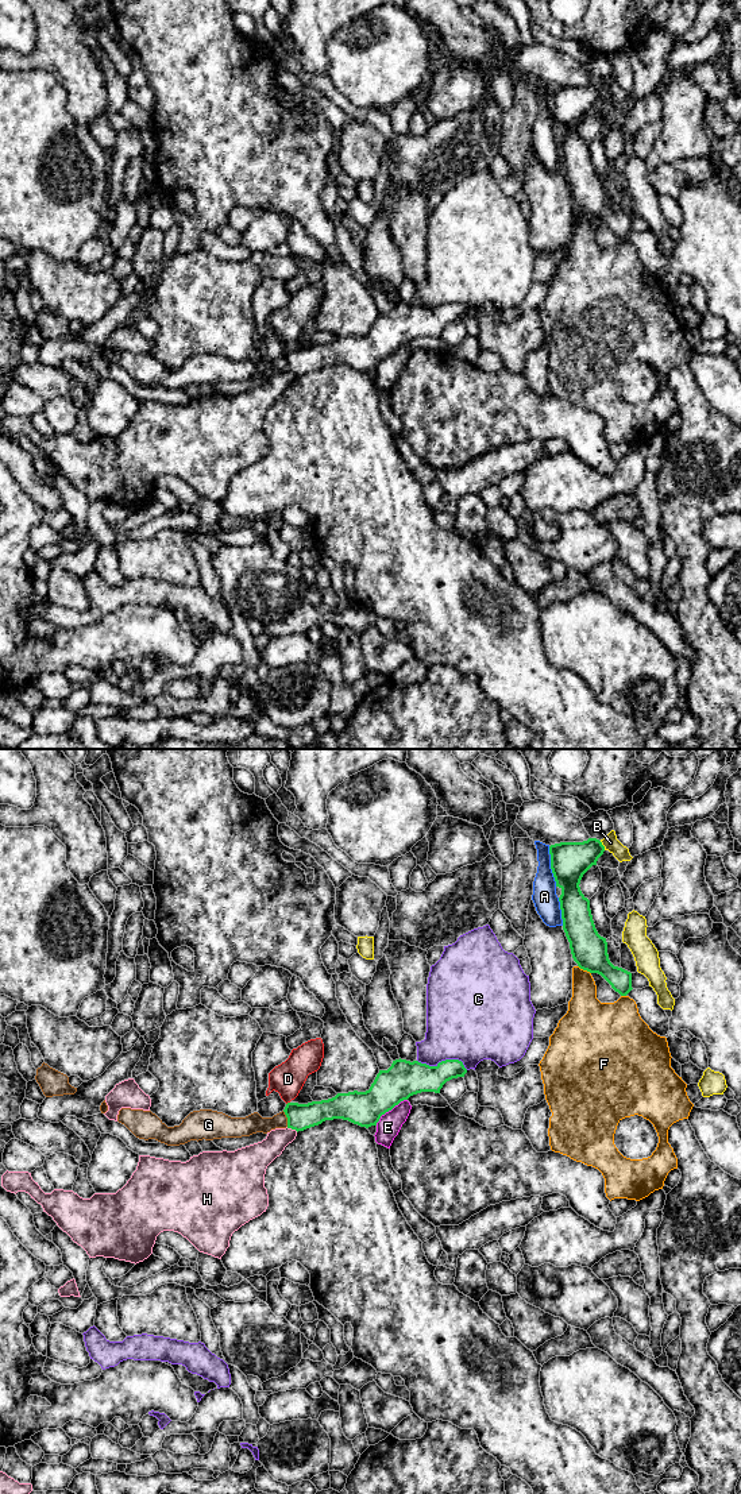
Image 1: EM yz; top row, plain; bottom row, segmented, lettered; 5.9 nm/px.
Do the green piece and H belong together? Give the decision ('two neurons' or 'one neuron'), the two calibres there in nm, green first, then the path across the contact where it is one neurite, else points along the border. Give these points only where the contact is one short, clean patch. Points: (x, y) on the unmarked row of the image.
two neurons; calibres 160 and 160 nm; border yz (286, 371), (297, 375)

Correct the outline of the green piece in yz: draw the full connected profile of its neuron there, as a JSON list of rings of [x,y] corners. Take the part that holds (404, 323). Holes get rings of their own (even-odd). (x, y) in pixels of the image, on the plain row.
[[[395,304],[387,314],[379,314],[370,333],[366,336],[337,337],[335,341],[308,348],[287,347],[285,354],[273,362],[262,362],[254,356],[246,362],[231,362],[223,356],[200,354],[190,356],[180,370],[167,371],[155,358],[143,354],[121,352],[117,366],[124,368],[139,383],[155,383],[167,390],[180,390],[190,385],[213,385],[221,382],[242,382],[256,377],[267,378],[275,372],[292,372],[304,375],[321,368],[325,364],[343,363],[360,371],[377,370],[381,360],[391,355],[401,345],[421,336],[440,337],[443,329],[458,321],[464,321],[467,313],[459,304],[445,304],[436,310],[418,305]]]

